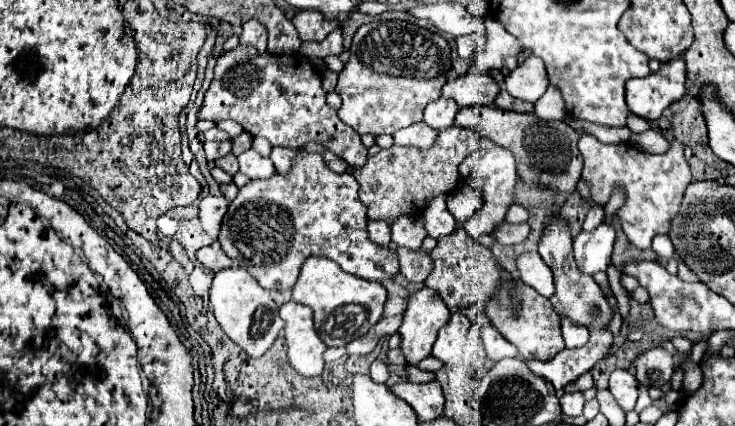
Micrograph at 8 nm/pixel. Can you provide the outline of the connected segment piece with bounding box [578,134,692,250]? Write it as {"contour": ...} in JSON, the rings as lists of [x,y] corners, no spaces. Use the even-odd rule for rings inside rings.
{"contour":[[[584,134],[578,140],[578,150],[584,158],[582,178],[590,188],[592,200],[606,206],[614,184],[620,184],[626,190],[626,202],[618,210],[622,230],[634,246],[648,250],[656,234],[668,232],[670,220],[680,208],[684,190],[692,184],[692,172],[682,154],[684,146],[678,140],[672,140],[664,154],[648,154],[634,144],[602,144],[594,136]]]}

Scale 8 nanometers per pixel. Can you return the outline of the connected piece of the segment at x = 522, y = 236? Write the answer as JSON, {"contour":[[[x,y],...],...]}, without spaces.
{"contour":[[[524,222],[524,224],[500,224],[500,228],[496,228],[496,232],[492,234],[492,238],[498,242],[498,244],[504,244],[504,246],[512,246],[512,244],[520,244],[528,238],[530,234],[530,226]]]}

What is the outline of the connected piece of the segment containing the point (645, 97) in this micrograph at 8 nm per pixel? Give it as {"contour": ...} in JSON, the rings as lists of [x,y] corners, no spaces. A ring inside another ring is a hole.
{"contour":[[[684,58],[662,64],[658,72],[646,78],[634,78],[626,84],[626,104],[632,114],[658,120],[662,112],[686,92],[686,64]]]}

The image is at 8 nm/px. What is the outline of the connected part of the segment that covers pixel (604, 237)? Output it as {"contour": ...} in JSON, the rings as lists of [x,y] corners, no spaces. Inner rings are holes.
{"contour":[[[602,222],[596,230],[592,230],[592,232],[582,230],[574,238],[574,256],[576,256],[578,268],[584,274],[592,276],[598,270],[606,272],[610,256],[612,256],[614,236],[616,236],[614,226]]]}

